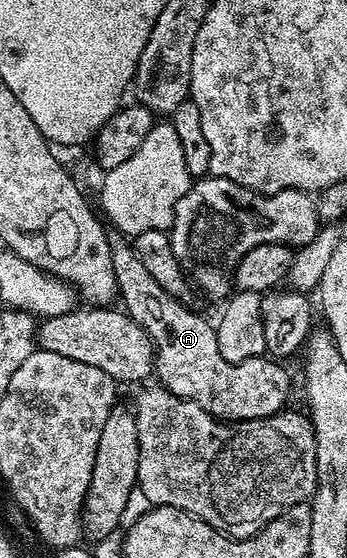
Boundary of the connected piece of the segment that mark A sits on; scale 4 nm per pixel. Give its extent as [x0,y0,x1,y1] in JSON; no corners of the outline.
[110,234,290,423]

